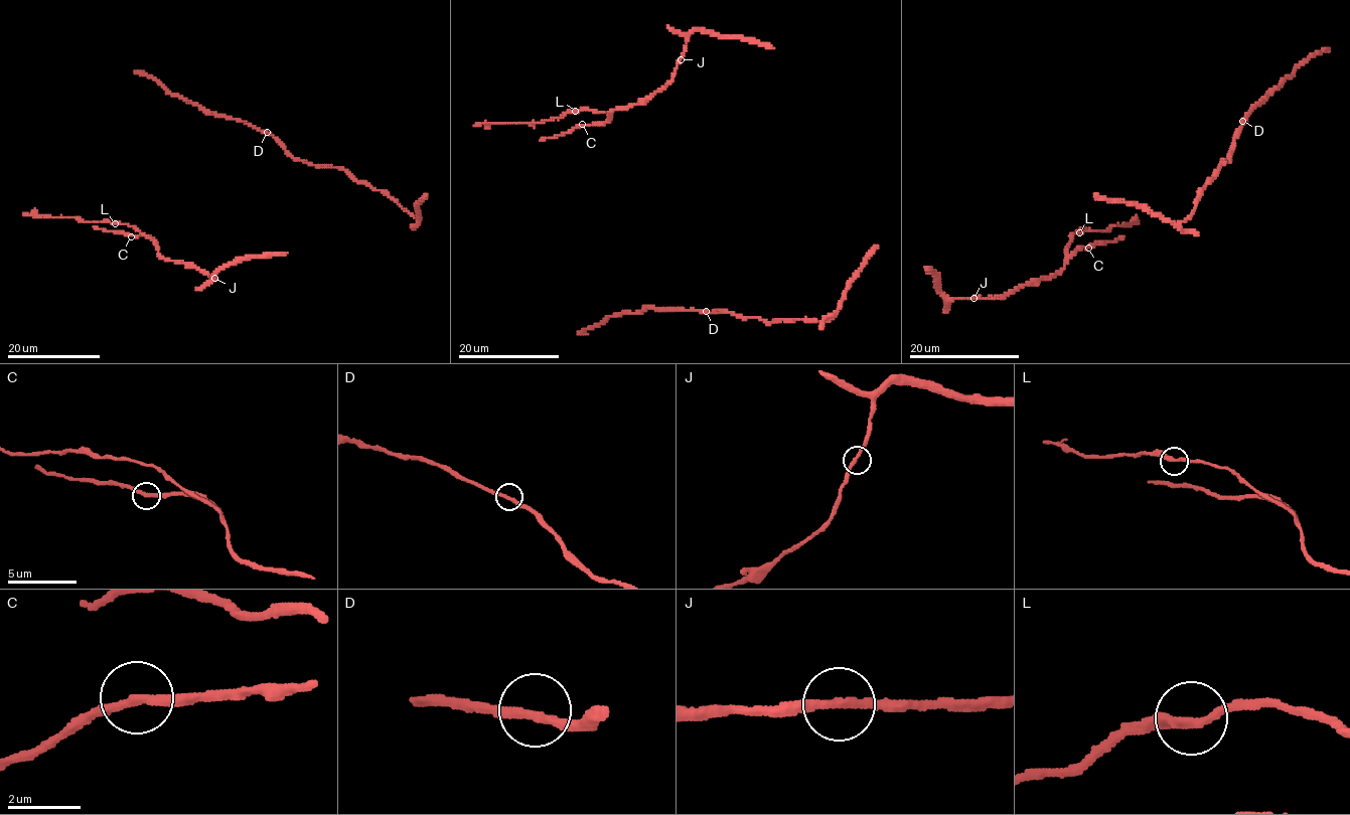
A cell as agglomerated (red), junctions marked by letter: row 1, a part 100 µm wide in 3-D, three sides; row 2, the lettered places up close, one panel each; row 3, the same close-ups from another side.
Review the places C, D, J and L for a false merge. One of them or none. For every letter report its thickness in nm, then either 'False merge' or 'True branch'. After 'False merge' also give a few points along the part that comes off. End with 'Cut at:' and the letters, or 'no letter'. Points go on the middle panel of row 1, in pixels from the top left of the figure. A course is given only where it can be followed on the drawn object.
C: Thickness 240 nm. True branch
D: Thickness 240 nm. True branch
J: Thickness 240 nm. True branch
L: Thickness 240 nm. True branch
Cut at: no letter

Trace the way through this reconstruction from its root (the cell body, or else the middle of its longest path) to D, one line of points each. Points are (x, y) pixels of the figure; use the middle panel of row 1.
D: (647, 306), (706, 311)

